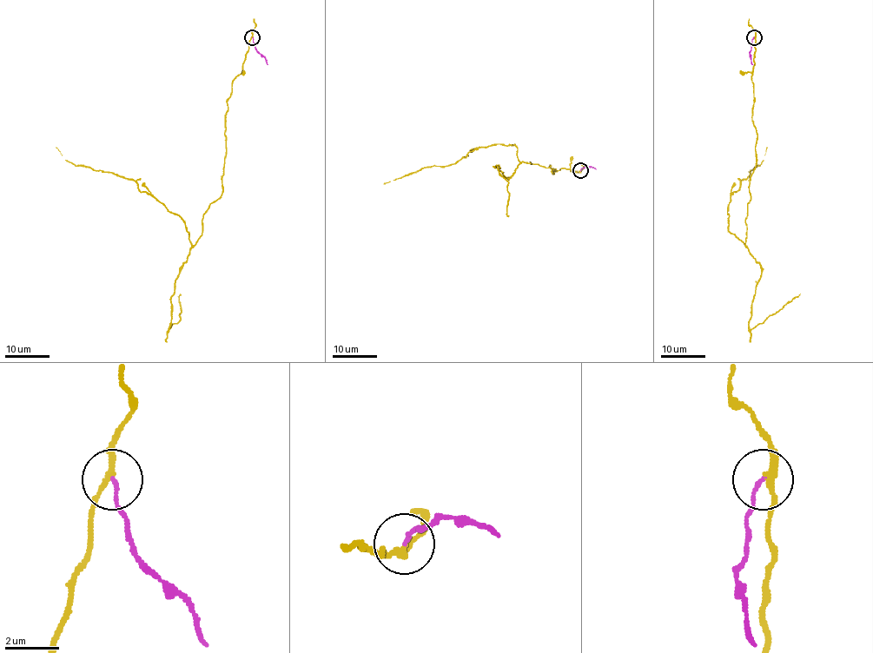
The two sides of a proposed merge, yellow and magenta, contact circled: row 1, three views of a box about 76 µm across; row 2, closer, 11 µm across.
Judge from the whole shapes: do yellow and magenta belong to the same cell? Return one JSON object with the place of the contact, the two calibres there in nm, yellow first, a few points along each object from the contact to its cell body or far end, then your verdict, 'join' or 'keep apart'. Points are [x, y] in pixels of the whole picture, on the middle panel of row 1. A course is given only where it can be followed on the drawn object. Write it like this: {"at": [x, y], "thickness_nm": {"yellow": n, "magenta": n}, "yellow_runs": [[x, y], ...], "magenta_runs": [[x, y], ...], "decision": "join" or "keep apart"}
{"at": [580, 170], "thickness_nm": {"yellow": 200, "magenta": 130}, "yellow_runs": [[580, 170], [552, 174], [550, 166], [523, 162], [513, 145], [494, 143], [447, 166], [421, 168], [384, 183]], "magenta_runs": [[580, 170], [586, 166], [595, 168]], "decision": "keep apart"}

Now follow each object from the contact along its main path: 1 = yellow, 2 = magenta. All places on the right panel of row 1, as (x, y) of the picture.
1: (753, 37), (756, 168), (749, 181), (745, 244), (728, 230), (727, 208), (730, 196), (762, 161), (766, 148)
2: (753, 37), (749, 53), (752, 65)

